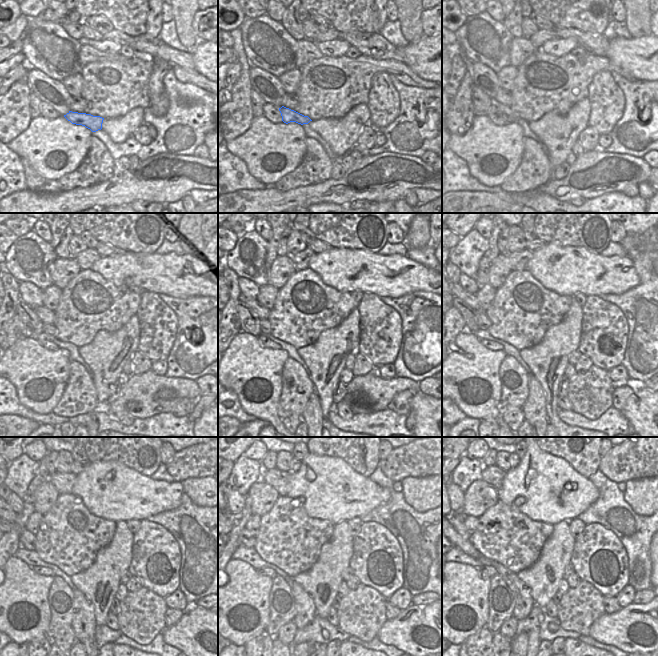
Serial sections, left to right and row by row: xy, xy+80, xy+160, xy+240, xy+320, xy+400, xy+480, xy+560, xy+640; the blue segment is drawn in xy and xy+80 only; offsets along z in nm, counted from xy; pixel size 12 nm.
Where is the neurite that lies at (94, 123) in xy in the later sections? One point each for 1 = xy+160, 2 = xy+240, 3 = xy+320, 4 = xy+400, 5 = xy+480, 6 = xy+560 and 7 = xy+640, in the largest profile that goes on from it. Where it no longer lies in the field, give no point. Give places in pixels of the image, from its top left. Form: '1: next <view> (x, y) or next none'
1: next xy+160 (508, 114)
2: next xy+240 (50, 329)
3: next xy+320 (265, 325)
4: next xy+400 (483, 322)
5: next xy+480 (28, 540)
6: next xy+560 (246, 538)
7: next xy+640 (462, 530)

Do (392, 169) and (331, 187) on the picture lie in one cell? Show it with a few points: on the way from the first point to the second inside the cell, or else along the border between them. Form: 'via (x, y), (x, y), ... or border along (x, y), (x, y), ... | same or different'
via (377, 178), (348, 180), (346, 182) | same

